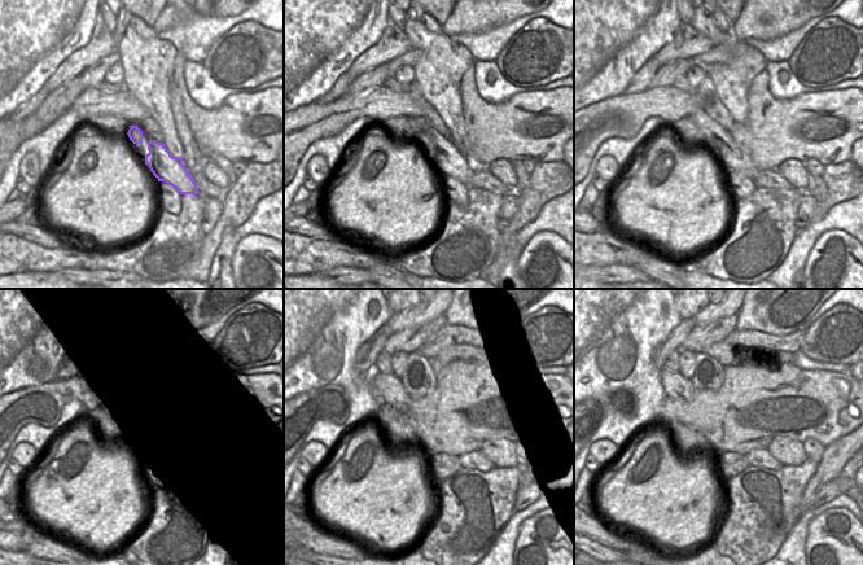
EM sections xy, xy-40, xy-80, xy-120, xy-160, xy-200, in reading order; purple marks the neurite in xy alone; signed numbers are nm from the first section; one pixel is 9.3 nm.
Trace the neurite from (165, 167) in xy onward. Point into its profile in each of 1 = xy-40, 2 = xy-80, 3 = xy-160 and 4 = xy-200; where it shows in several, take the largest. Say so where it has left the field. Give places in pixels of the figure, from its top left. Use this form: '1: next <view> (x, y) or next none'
1: next xy-40 (447, 158)
2: next xy-80 (732, 156)
3: next xy-160 (388, 388)
4: next xy-200 (675, 386)

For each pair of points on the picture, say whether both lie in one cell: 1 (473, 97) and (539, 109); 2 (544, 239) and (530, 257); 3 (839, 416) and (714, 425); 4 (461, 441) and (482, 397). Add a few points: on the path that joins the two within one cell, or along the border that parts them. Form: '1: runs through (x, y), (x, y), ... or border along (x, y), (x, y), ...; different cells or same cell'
1: runs through (490, 112), (522, 112); same cell
2: runs through (544, 242), (534, 253); same cell
3: runs through (807, 410), (750, 410), (745, 412); same cell
4: runs through (461, 430), (461, 417), (472, 407); same cell

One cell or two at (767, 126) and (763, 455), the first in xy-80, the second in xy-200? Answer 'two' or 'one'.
two

